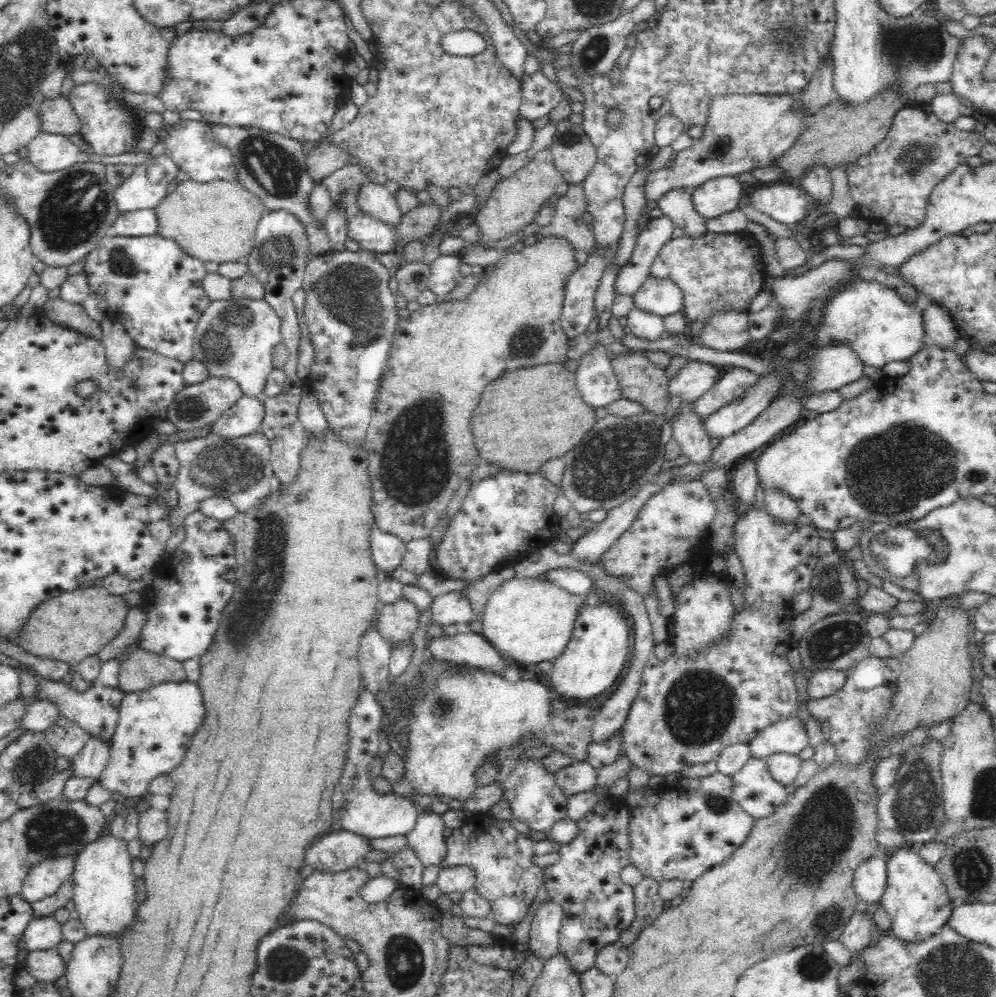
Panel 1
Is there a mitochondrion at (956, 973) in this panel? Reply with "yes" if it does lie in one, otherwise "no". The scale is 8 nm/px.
yes

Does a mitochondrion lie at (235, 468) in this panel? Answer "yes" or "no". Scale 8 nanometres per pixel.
yes

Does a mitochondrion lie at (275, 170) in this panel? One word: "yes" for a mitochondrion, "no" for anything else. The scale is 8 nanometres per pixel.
yes

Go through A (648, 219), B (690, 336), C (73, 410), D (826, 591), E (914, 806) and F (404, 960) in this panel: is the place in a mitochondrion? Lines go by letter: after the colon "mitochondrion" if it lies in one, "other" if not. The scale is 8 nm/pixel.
A: other
B: other
C: other
D: mitochondrion
E: mitochondrion
F: mitochondrion

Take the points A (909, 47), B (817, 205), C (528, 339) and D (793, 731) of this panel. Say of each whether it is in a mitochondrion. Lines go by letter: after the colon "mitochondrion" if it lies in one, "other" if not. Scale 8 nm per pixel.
A: mitochondrion
B: other
C: mitochondrion
D: other

